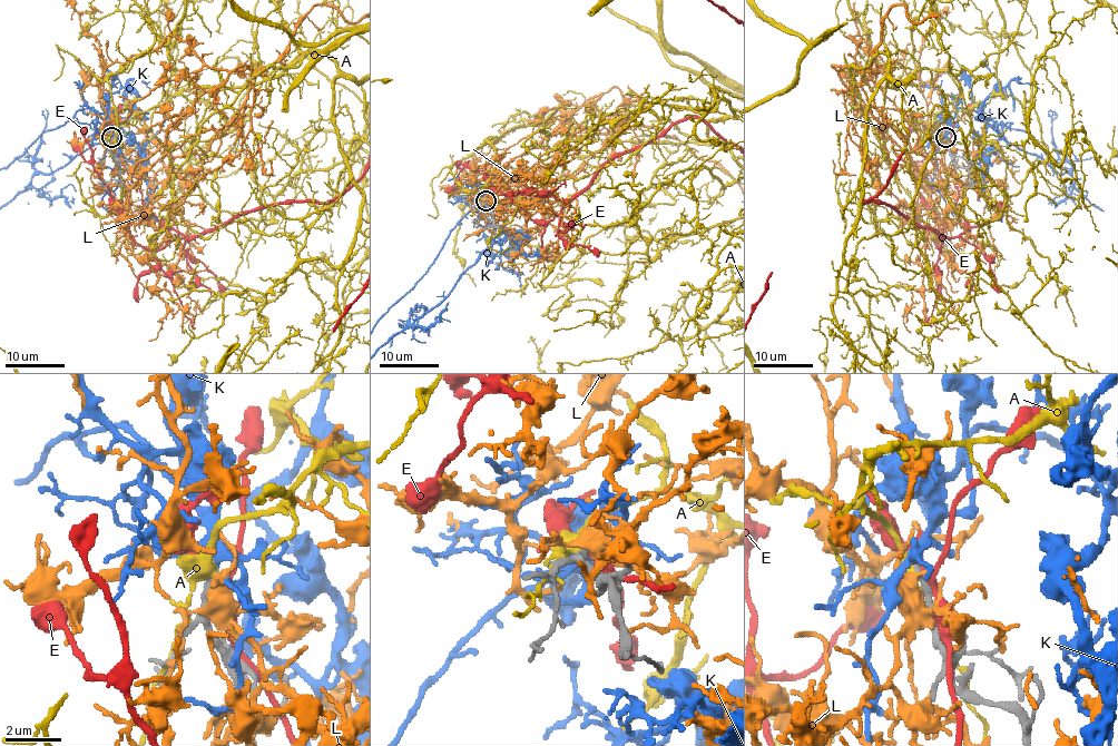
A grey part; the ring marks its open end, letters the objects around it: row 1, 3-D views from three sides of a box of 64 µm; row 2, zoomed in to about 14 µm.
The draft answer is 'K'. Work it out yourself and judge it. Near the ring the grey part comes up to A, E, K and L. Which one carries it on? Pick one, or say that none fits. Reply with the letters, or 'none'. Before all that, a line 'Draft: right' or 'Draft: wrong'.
Draft: right
K

